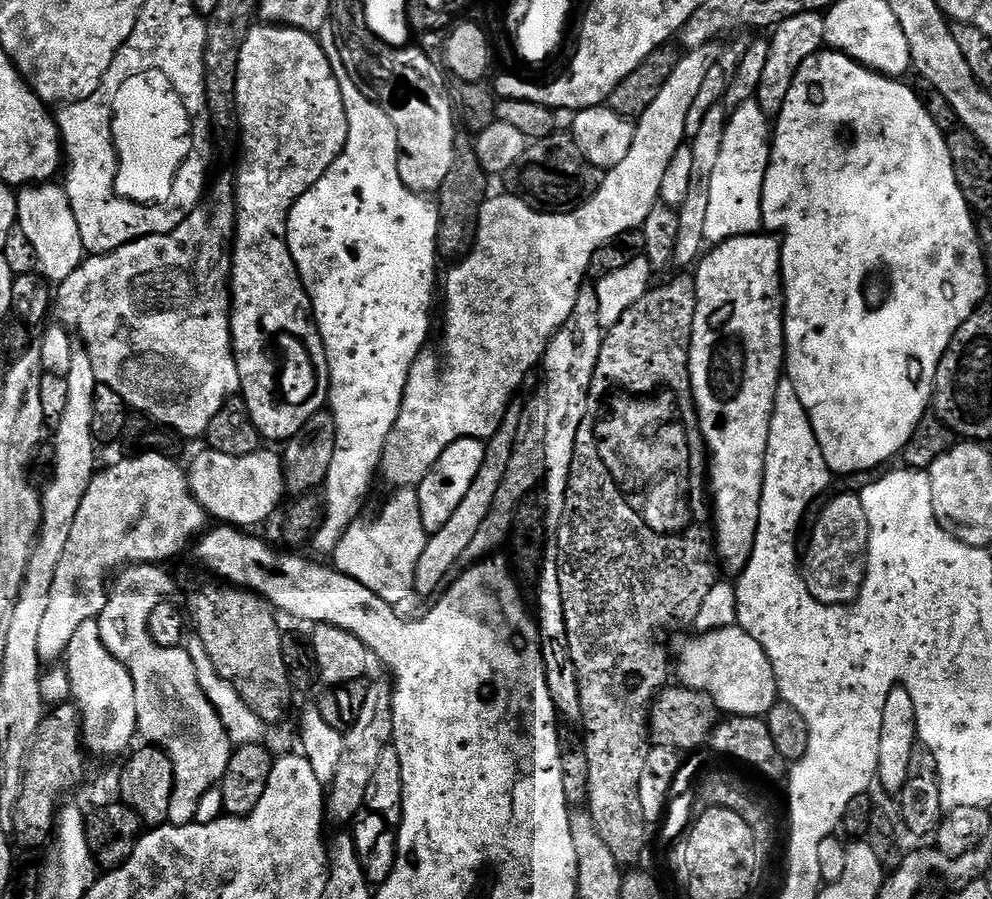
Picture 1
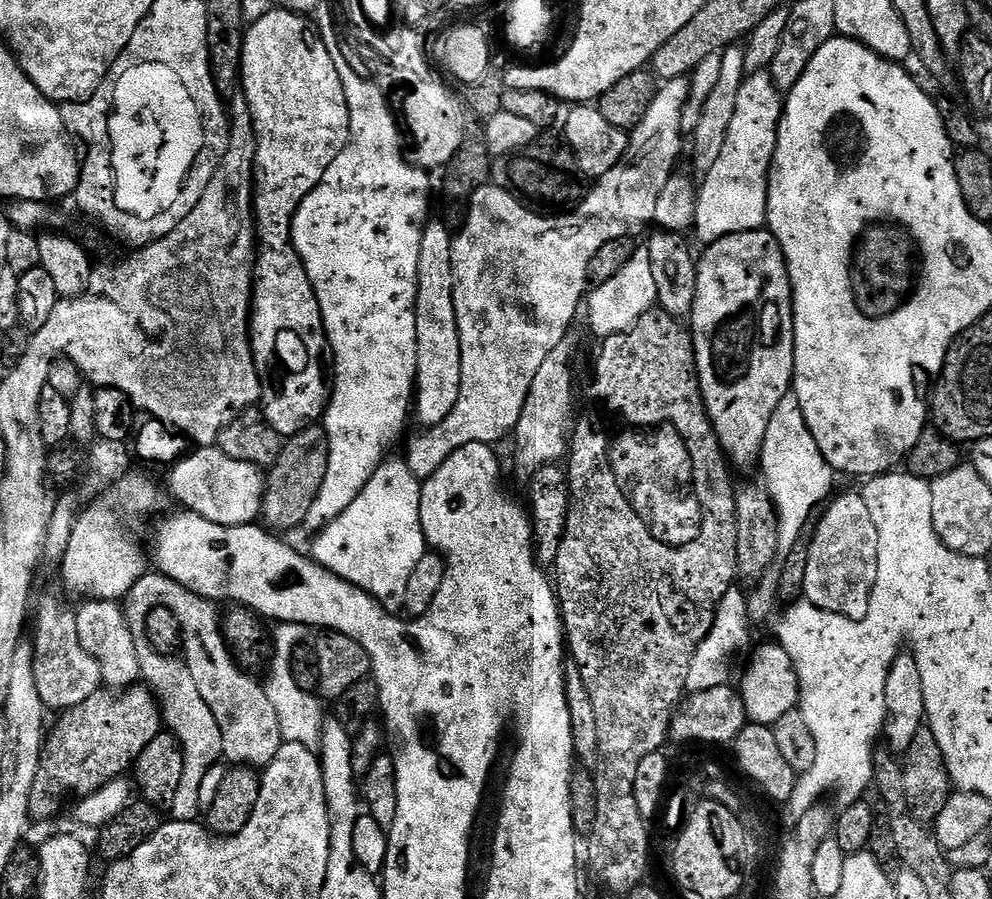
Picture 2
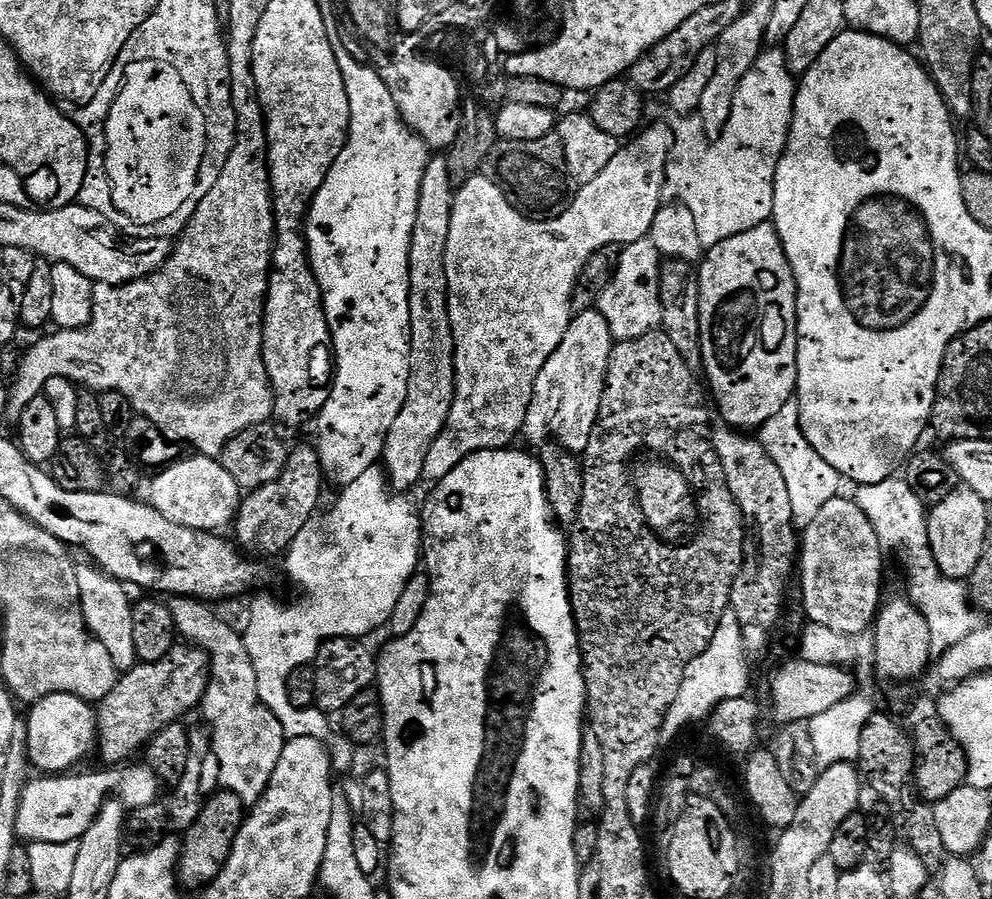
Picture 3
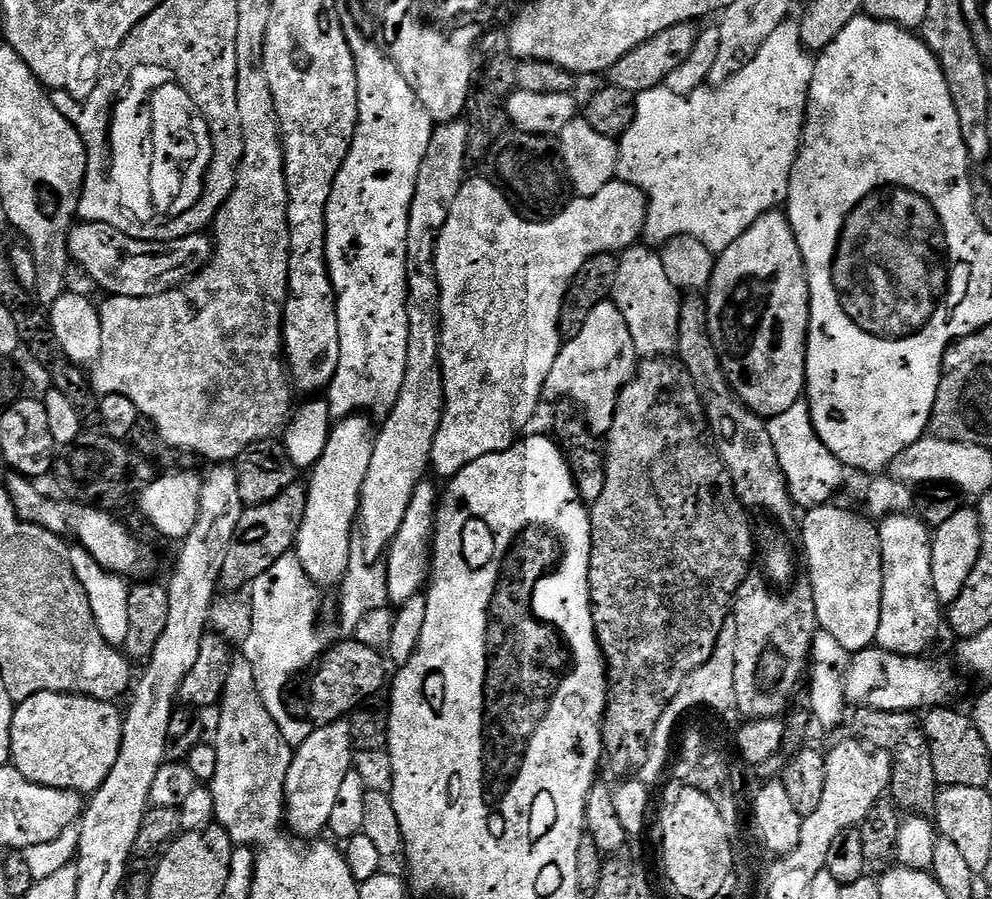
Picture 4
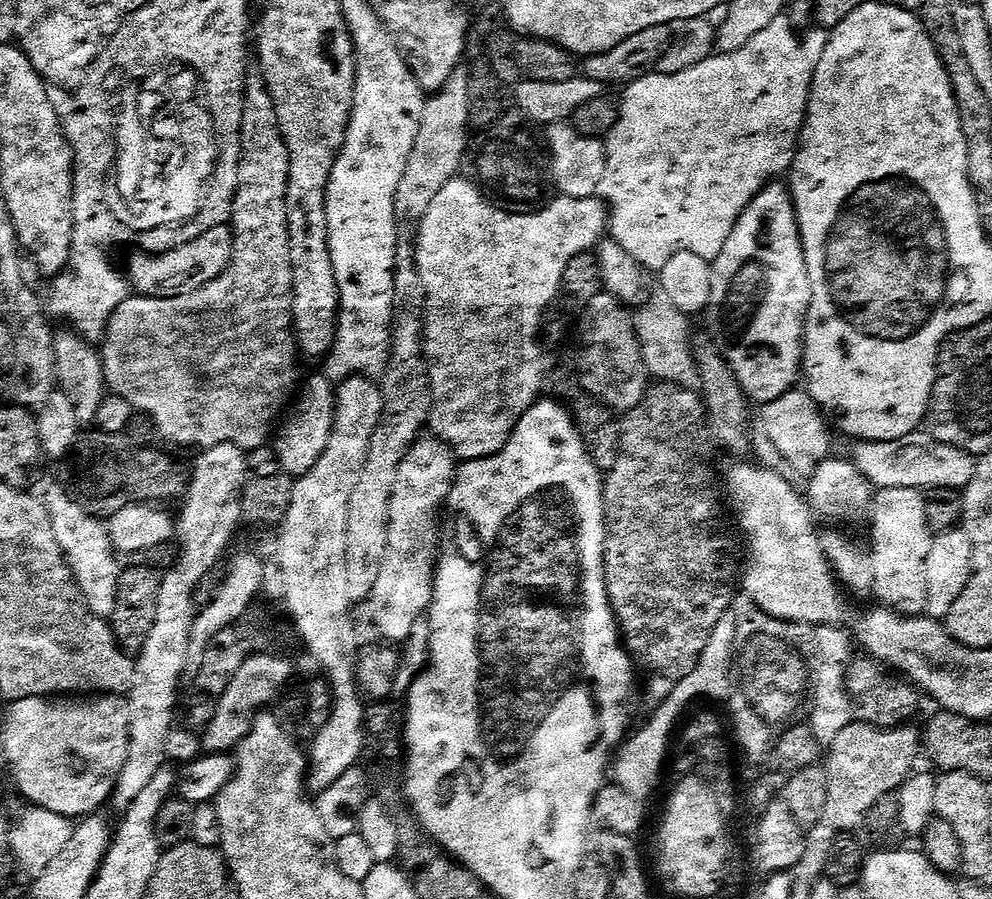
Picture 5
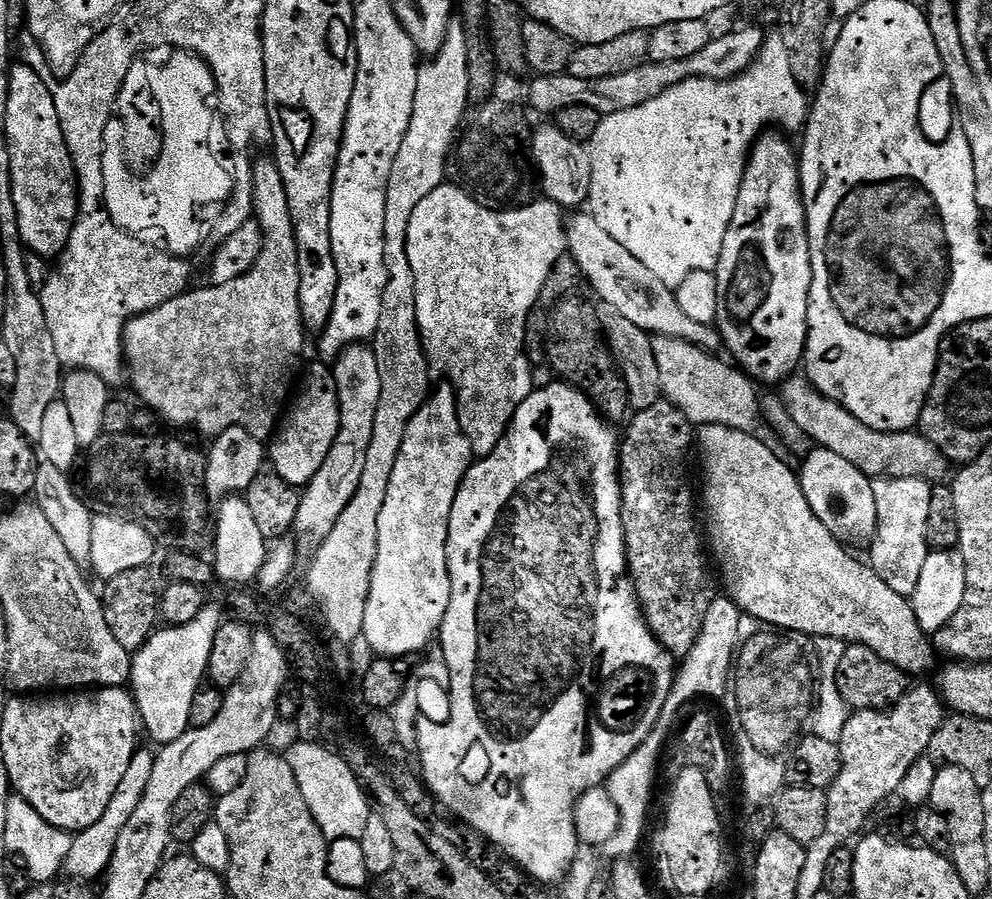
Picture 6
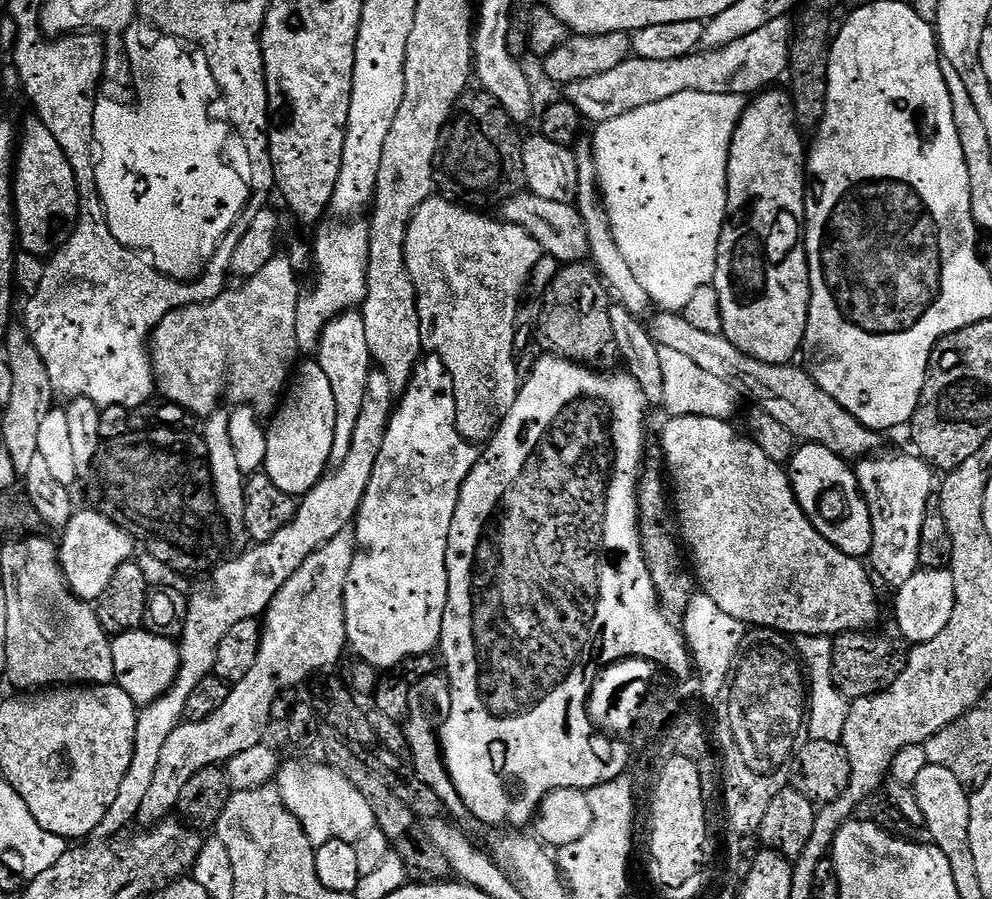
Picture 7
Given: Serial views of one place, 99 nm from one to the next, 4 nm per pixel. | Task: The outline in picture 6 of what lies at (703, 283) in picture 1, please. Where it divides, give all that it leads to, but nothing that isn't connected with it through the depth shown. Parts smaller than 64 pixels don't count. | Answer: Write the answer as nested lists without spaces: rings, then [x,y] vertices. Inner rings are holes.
[[[761,135],[748,154],[736,213],[726,230],[726,242],[722,242],[722,254],[715,271],[720,307],[715,327],[720,333],[723,347],[728,347],[729,354],[733,356],[731,359],[753,381],[783,382],[801,367],[804,349],[808,347],[808,299],[812,289],[812,263],[808,219],[804,209],[804,196],[800,192],[797,149],[794,144],[792,148],[787,135],[768,135]]]

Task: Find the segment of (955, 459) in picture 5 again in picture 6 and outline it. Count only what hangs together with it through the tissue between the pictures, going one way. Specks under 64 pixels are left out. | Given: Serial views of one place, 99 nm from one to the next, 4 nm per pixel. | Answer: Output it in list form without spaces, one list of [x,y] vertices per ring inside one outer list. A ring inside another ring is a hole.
[[[796,374],[783,381],[782,399],[794,422],[804,431],[813,445],[839,454],[869,478],[918,478],[929,482],[940,482],[949,475],[950,462],[940,453],[940,448],[931,444],[919,431],[876,432],[870,426],[858,422],[841,404],[826,398],[813,388],[803,375]]]

